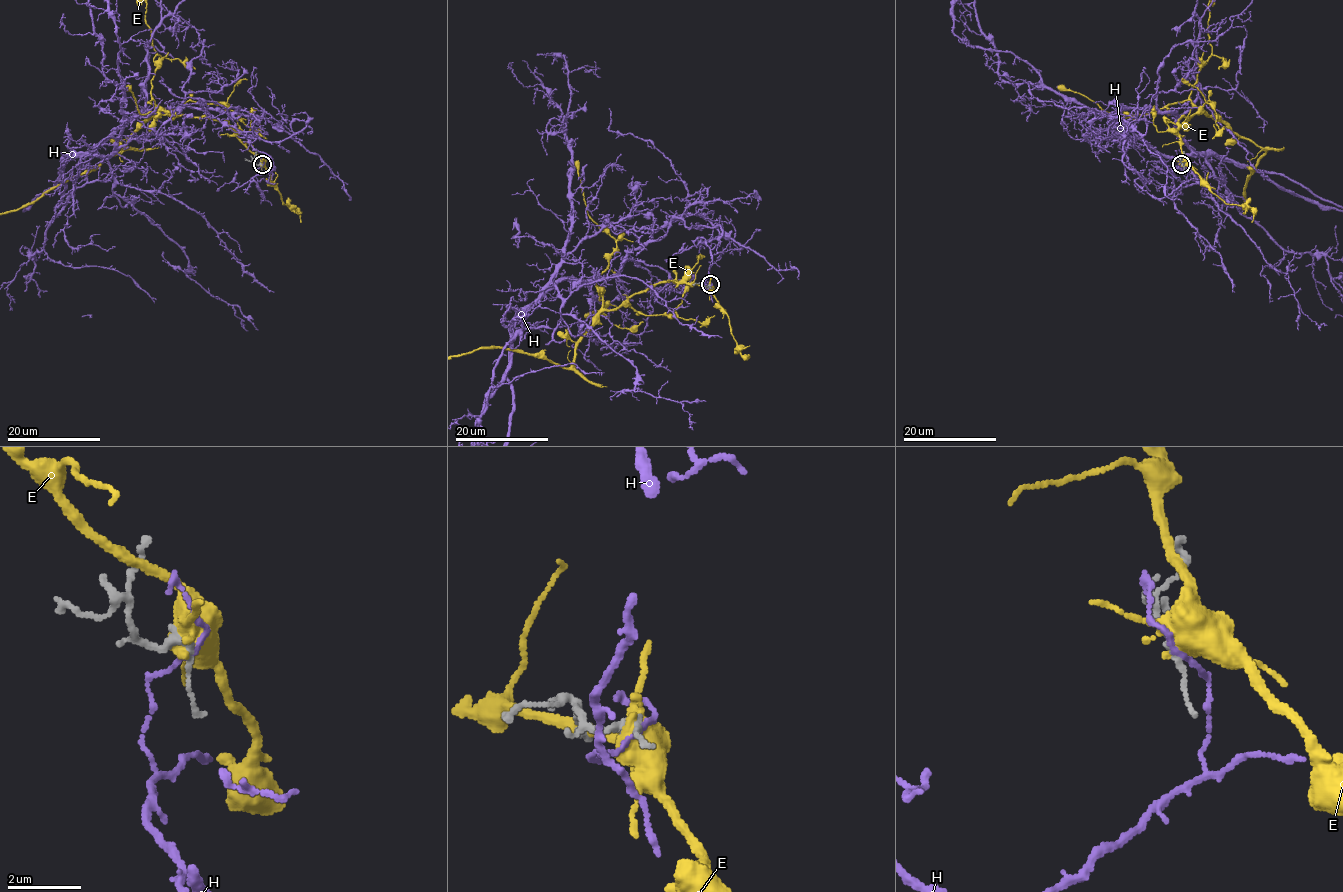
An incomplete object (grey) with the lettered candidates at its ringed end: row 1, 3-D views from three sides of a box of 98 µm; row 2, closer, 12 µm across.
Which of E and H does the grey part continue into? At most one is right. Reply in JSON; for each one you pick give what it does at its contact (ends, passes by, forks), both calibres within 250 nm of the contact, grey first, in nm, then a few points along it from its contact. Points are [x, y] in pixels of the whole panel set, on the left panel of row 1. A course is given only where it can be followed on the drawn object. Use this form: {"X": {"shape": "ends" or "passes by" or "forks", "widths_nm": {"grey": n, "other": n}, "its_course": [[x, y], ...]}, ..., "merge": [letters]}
{"merge": []}

